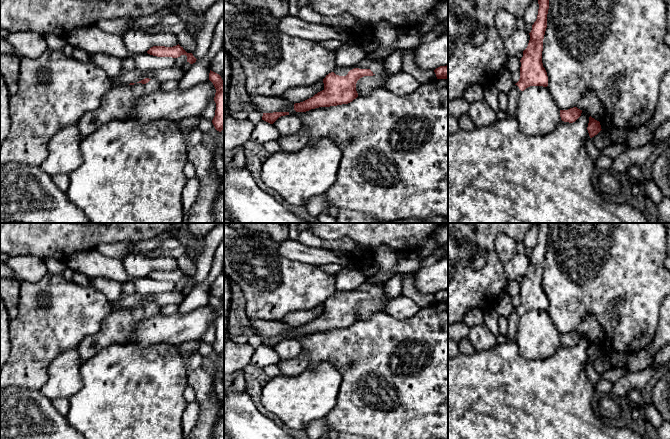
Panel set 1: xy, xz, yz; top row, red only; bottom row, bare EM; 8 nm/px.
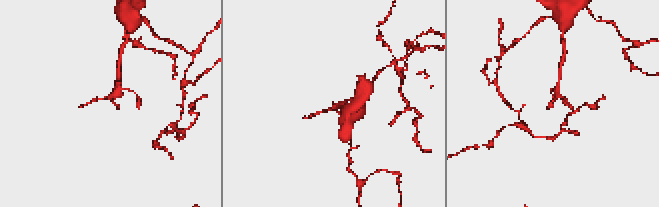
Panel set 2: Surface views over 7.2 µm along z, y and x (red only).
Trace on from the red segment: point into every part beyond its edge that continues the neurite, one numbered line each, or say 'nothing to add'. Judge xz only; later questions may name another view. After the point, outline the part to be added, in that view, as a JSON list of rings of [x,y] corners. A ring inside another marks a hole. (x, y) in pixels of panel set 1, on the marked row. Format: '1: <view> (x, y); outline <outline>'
1: xz (376, 67); outline [[[363,59],[362,61],[358,62],[355,66],[336,67],[336,69],[333,72],[339,76],[346,76],[348,72],[354,68],[370,69],[373,72],[373,74],[383,74],[385,72],[383,63],[370,61],[367,59]]]

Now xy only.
1: xy (117, 103); outline [[[151,79],[148,83],[112,85],[102,99],[101,105],[84,114],[75,124],[82,138],[114,119],[130,119],[135,101],[160,88],[160,82]]]

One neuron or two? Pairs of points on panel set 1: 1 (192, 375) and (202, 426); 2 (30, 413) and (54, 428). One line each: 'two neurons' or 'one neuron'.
1: one neuron
2: one neuron

